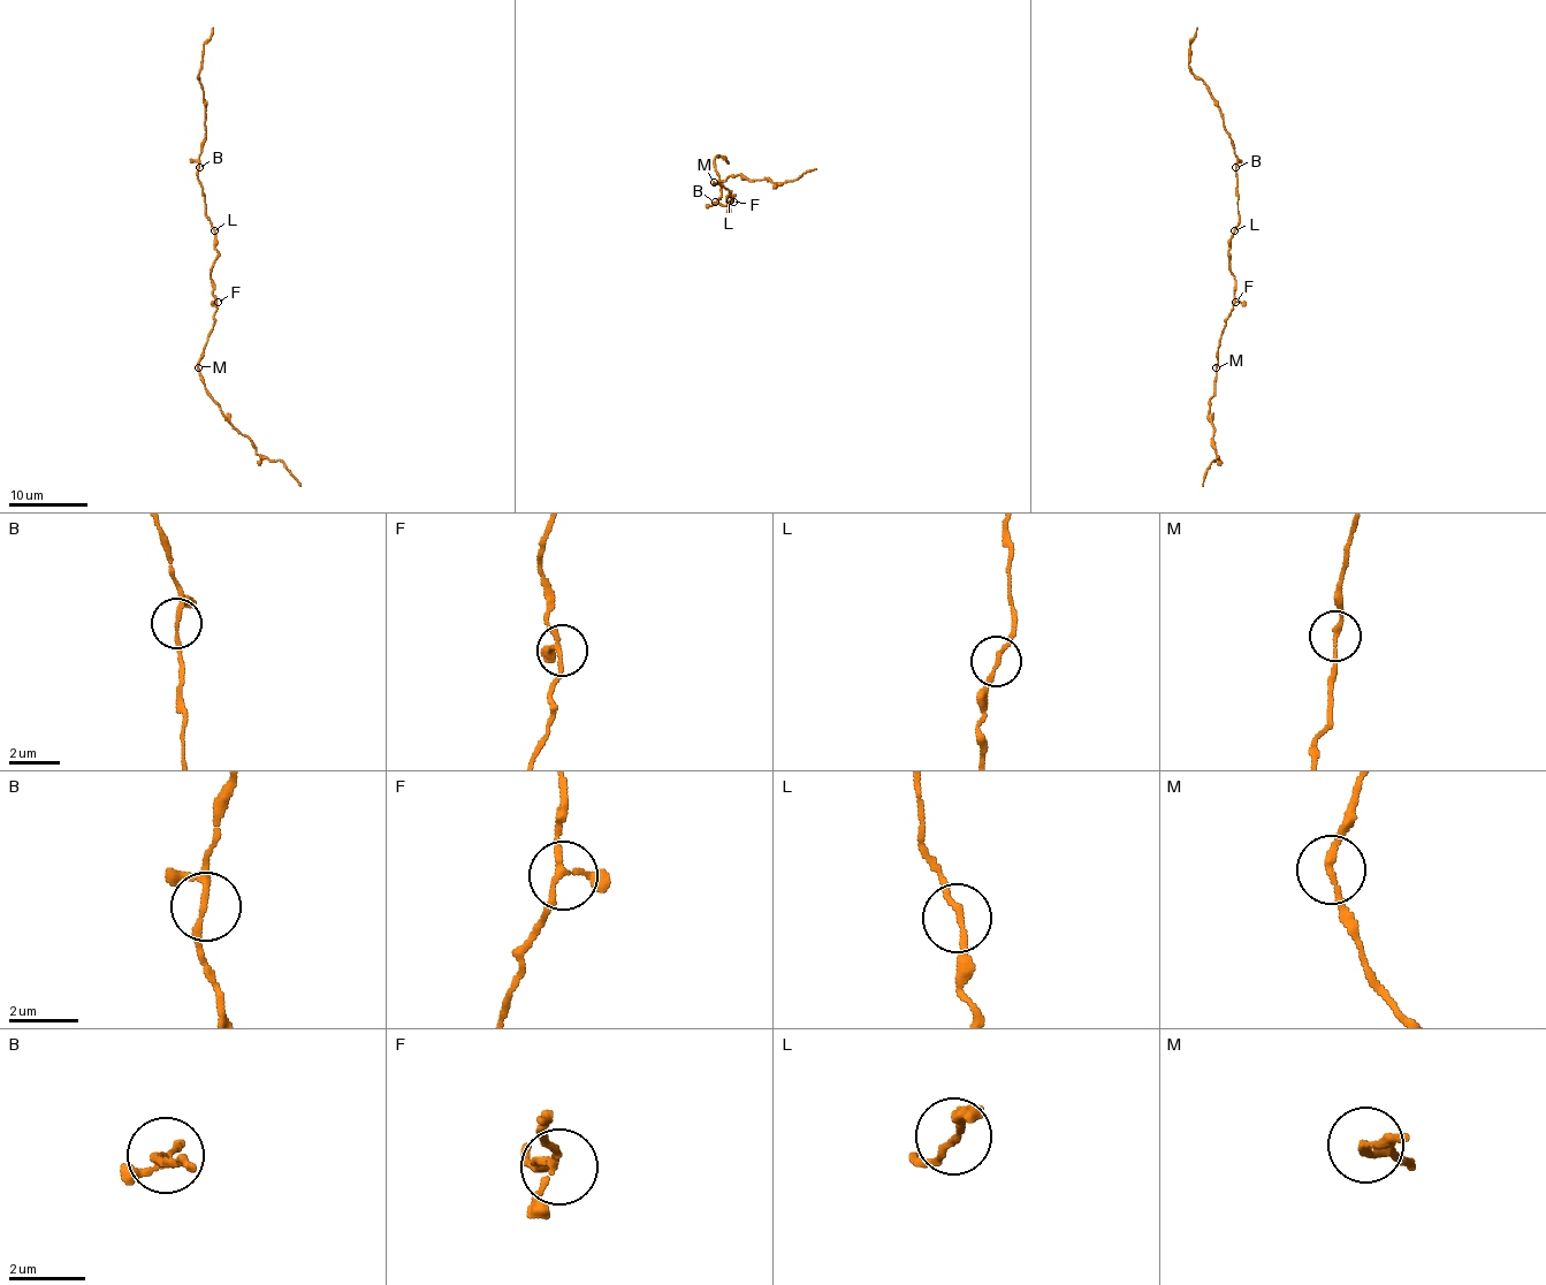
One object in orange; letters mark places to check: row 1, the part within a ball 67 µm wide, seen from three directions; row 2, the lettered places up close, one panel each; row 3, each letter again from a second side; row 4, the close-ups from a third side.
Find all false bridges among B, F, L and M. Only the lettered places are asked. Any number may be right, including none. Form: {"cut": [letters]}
{"cut": []}

